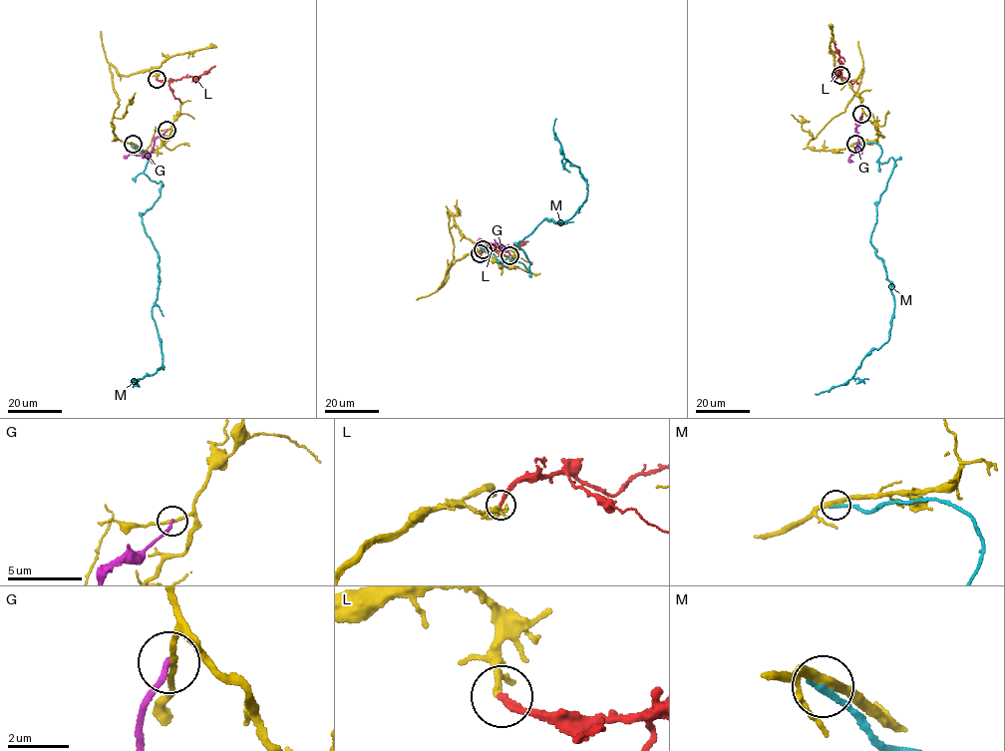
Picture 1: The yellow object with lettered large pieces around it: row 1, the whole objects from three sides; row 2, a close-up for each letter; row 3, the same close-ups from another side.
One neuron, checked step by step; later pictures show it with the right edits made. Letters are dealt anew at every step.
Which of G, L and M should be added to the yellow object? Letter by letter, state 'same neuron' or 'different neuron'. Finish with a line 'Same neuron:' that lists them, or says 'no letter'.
G: different neuron
L: same neuron
M: different neuron
Same neuron: L

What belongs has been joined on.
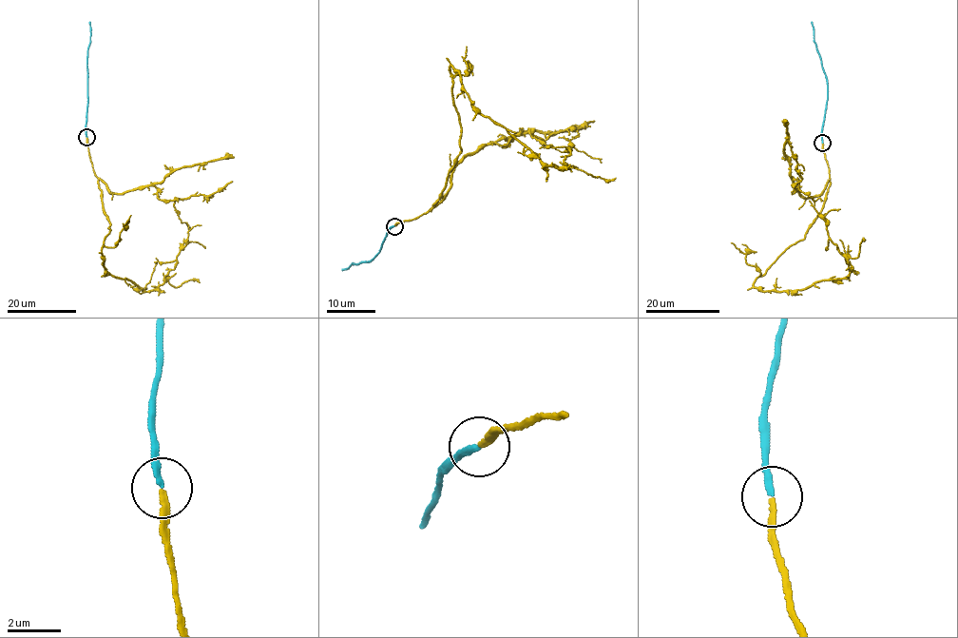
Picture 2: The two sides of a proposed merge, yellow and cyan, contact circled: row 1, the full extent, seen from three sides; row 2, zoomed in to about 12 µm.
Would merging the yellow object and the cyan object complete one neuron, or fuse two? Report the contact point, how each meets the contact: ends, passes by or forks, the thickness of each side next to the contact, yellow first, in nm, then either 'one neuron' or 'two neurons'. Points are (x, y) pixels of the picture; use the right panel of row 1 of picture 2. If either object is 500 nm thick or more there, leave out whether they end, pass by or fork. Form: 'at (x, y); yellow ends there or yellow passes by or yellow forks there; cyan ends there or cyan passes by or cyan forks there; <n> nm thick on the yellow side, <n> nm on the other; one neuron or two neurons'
at (822, 143); yellow ends there; cyan ends there; 220 nm thick on the yellow side, 190 nm on the other; one neuron

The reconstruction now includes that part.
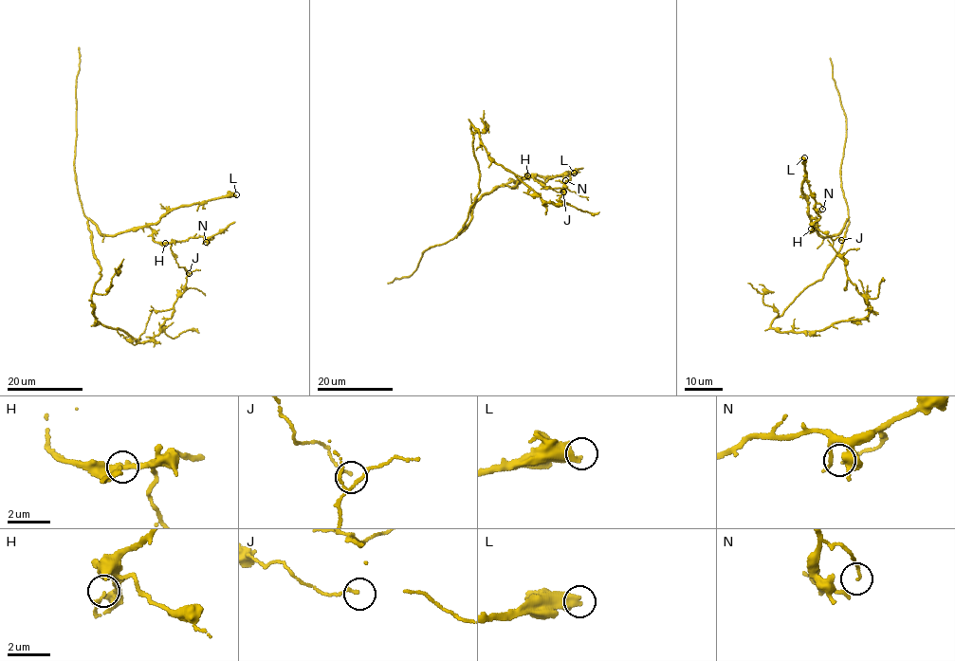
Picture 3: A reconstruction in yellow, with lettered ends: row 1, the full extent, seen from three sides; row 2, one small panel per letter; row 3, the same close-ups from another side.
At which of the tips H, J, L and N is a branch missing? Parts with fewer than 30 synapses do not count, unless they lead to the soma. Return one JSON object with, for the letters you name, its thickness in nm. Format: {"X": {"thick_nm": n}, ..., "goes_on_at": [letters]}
{"L": {"thick_nm": 420}, "goes_on_at": ["L"]}

